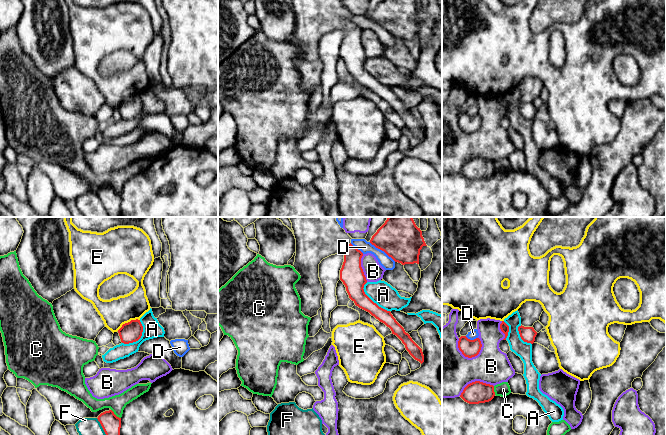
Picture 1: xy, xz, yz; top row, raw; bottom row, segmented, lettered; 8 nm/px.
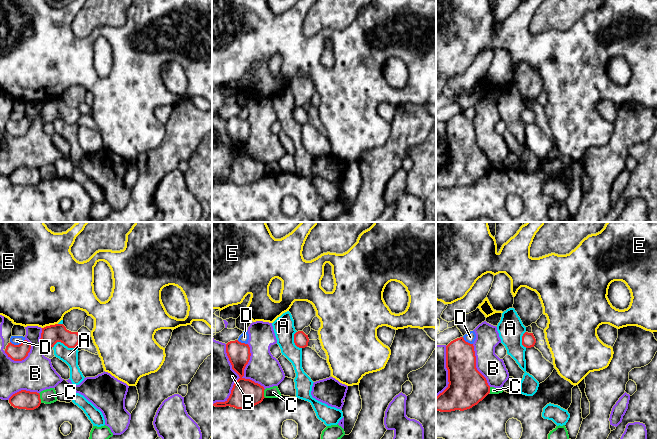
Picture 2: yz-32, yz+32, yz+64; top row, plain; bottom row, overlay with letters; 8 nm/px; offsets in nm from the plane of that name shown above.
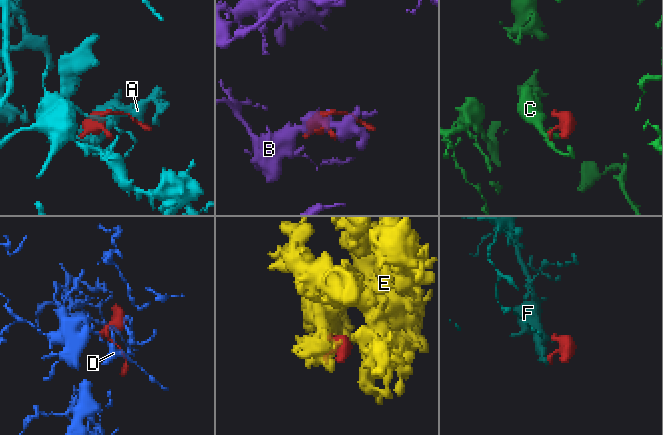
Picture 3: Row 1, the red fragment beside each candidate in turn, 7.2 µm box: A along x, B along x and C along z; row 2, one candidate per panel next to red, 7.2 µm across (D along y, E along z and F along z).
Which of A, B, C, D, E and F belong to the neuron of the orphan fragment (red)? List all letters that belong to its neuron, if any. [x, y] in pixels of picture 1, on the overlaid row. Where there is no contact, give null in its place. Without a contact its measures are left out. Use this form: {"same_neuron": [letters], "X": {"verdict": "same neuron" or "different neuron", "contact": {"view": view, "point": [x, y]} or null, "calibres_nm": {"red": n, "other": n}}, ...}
{"same_neuron": [], "A": {"verdict": "different neuron", "contact": {"view": "xy", "point": [139, 338]}, "calibres_nm": {"red": 170, "other": 140}}, "B": {"verdict": "different neuron", "contact": {"view": "yz", "point": [463, 354]}, "calibres_nm": {"red": 140, "other": 440}}, "C": {"verdict": "different neuron", "contact": {"view": "xy", "point": [114, 414]}, "calibres_nm": {"red": 160, "other": 140}}, "D": {"verdict": "different neuron", "contact": {"view": "xz", "point": [382, 250]}, "calibres_nm": {"red": 340, "other": 100}}, "E": {"verdict": "different neuron", "contact": {"view": "xy", "point": [128, 322]}, "calibres_nm": {"red": 170, "other": 220}}, "F": {"verdict": "different neuron", "contact": {"view": "xy", "point": [101, 425]}, "calibres_nm": {"red": 160, "other": 140}}}

